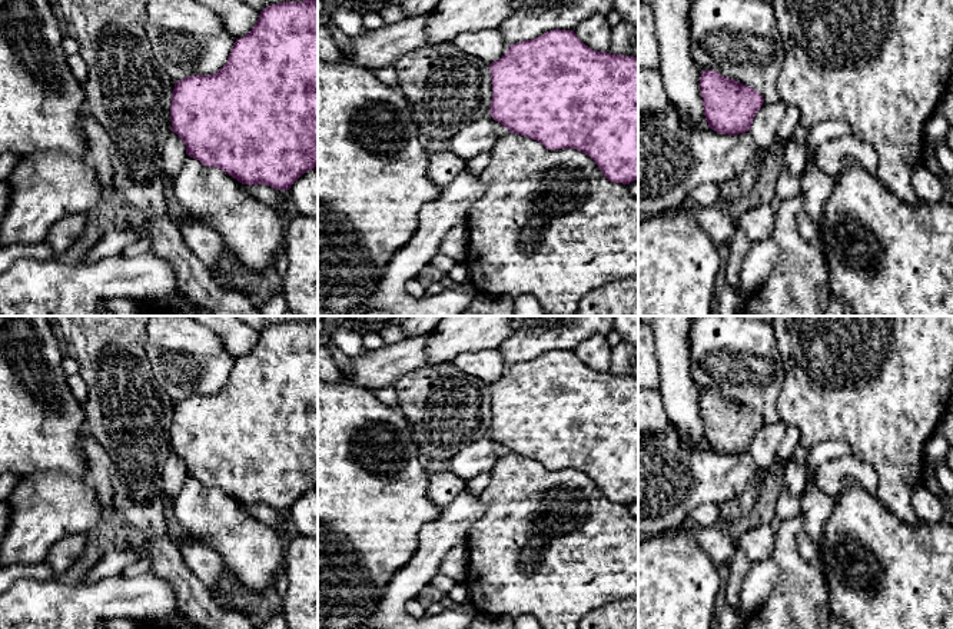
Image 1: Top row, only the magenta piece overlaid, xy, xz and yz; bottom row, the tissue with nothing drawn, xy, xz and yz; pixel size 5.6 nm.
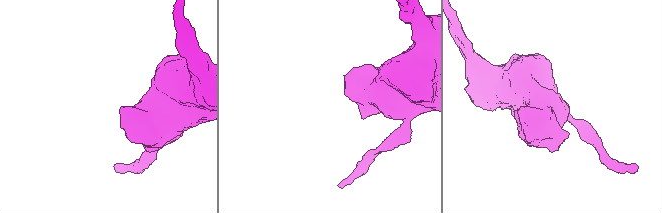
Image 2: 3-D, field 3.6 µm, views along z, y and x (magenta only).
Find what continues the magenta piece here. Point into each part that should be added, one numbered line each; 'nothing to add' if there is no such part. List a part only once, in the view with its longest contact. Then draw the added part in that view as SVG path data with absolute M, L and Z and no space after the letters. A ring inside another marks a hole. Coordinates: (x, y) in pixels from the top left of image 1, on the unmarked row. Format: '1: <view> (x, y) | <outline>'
nothing to add

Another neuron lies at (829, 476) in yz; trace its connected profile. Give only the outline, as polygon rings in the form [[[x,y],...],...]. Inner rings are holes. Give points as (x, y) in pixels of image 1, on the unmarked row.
[[[853,455],[823,462],[814,472],[814,483],[831,496],[836,496],[841,490],[846,479],[853,479],[873,495],[877,489],[876,470]]]

